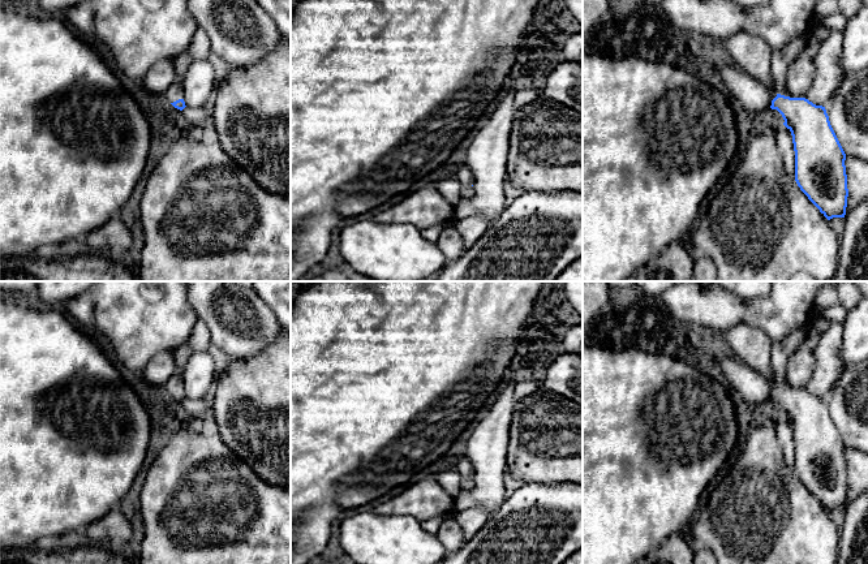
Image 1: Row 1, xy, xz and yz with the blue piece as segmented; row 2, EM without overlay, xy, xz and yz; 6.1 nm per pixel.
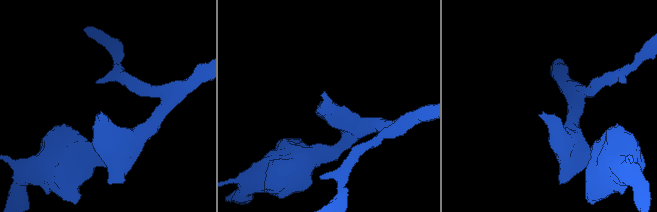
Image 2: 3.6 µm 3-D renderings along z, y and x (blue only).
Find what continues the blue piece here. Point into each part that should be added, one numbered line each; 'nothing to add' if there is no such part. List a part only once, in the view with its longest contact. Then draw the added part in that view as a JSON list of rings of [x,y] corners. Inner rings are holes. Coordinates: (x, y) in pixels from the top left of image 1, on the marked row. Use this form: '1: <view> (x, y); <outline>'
1: xy (173, 93); [[[175,76],[173,82],[167,89],[166,98],[169,103],[173,103],[179,99],[184,99],[184,92],[181,89],[182,81],[182,78]]]

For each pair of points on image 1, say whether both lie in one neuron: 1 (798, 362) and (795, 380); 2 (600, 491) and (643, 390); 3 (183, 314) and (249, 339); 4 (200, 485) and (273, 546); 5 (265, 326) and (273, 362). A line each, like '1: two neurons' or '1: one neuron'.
1: one neuron
2: one neuron
3: two neurons
4: one neuron
5: two neurons

